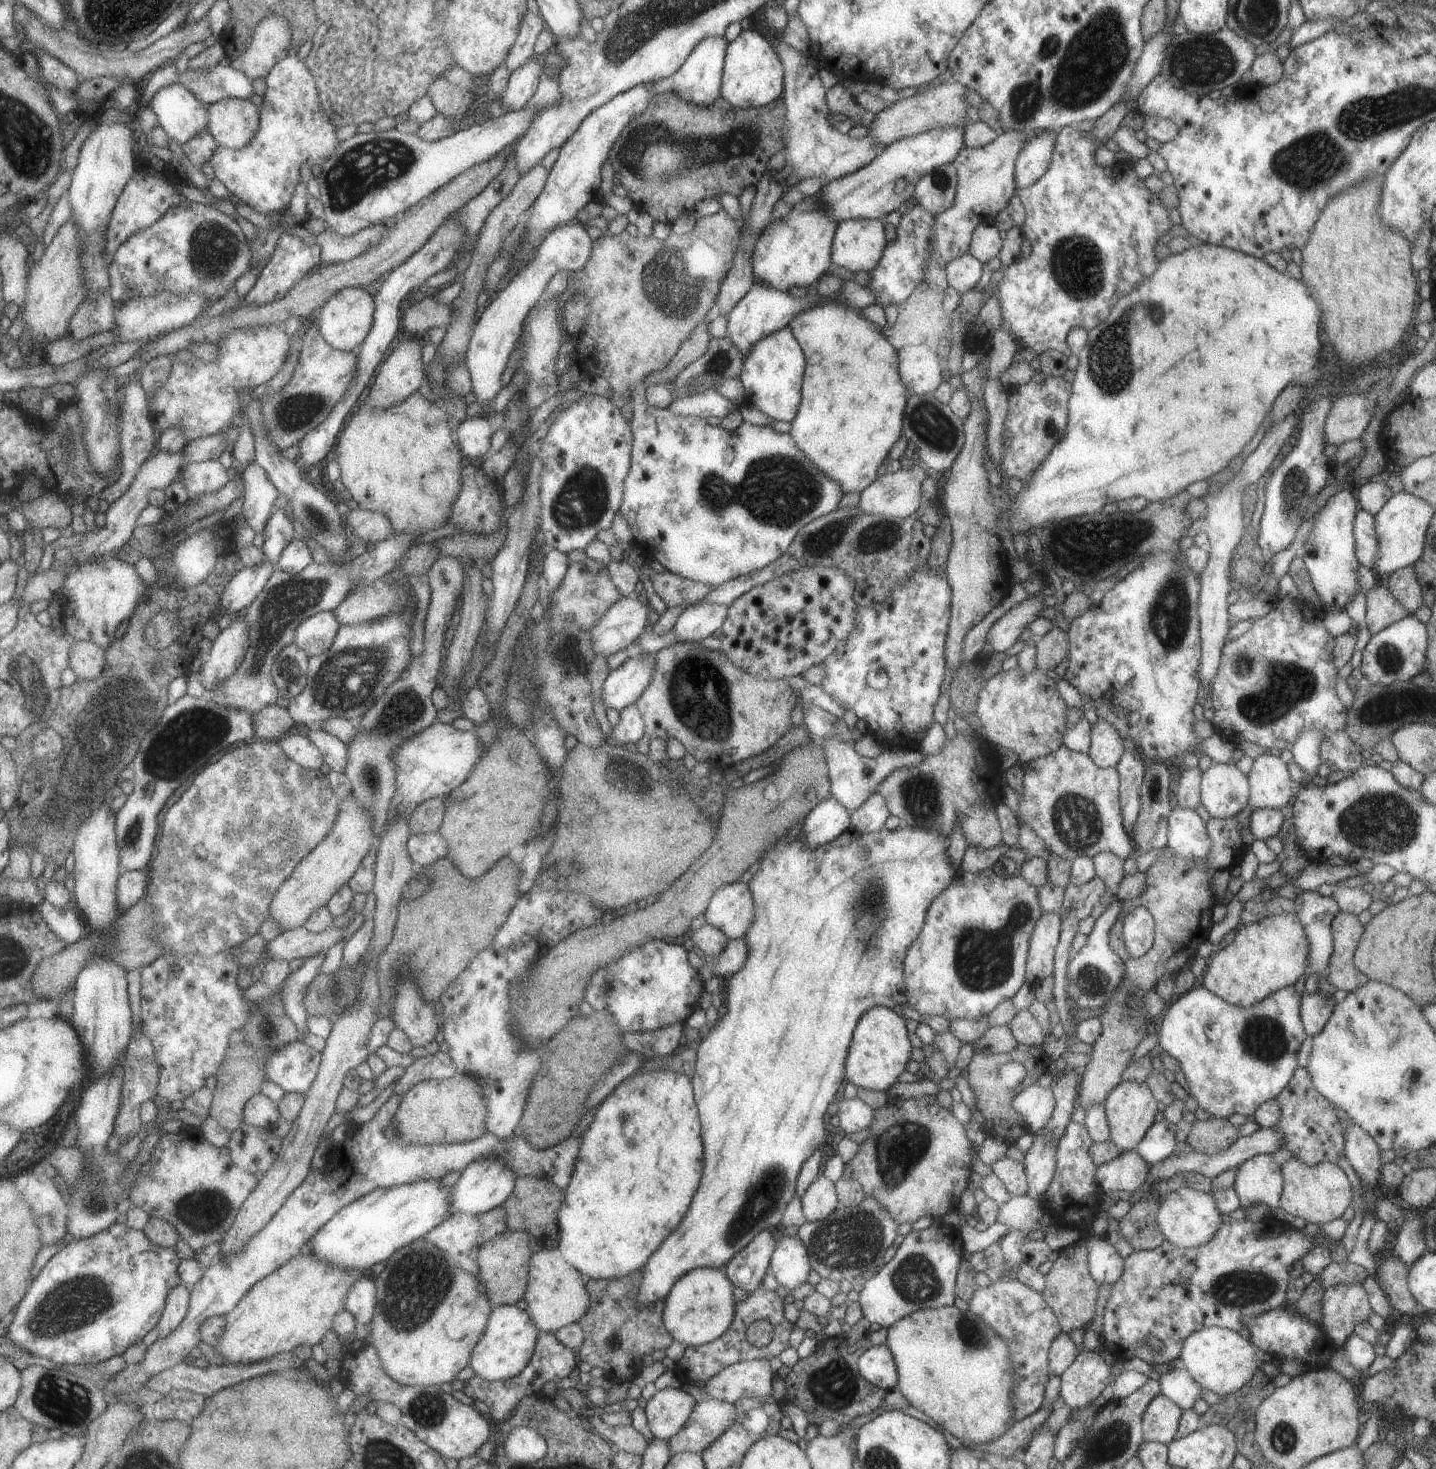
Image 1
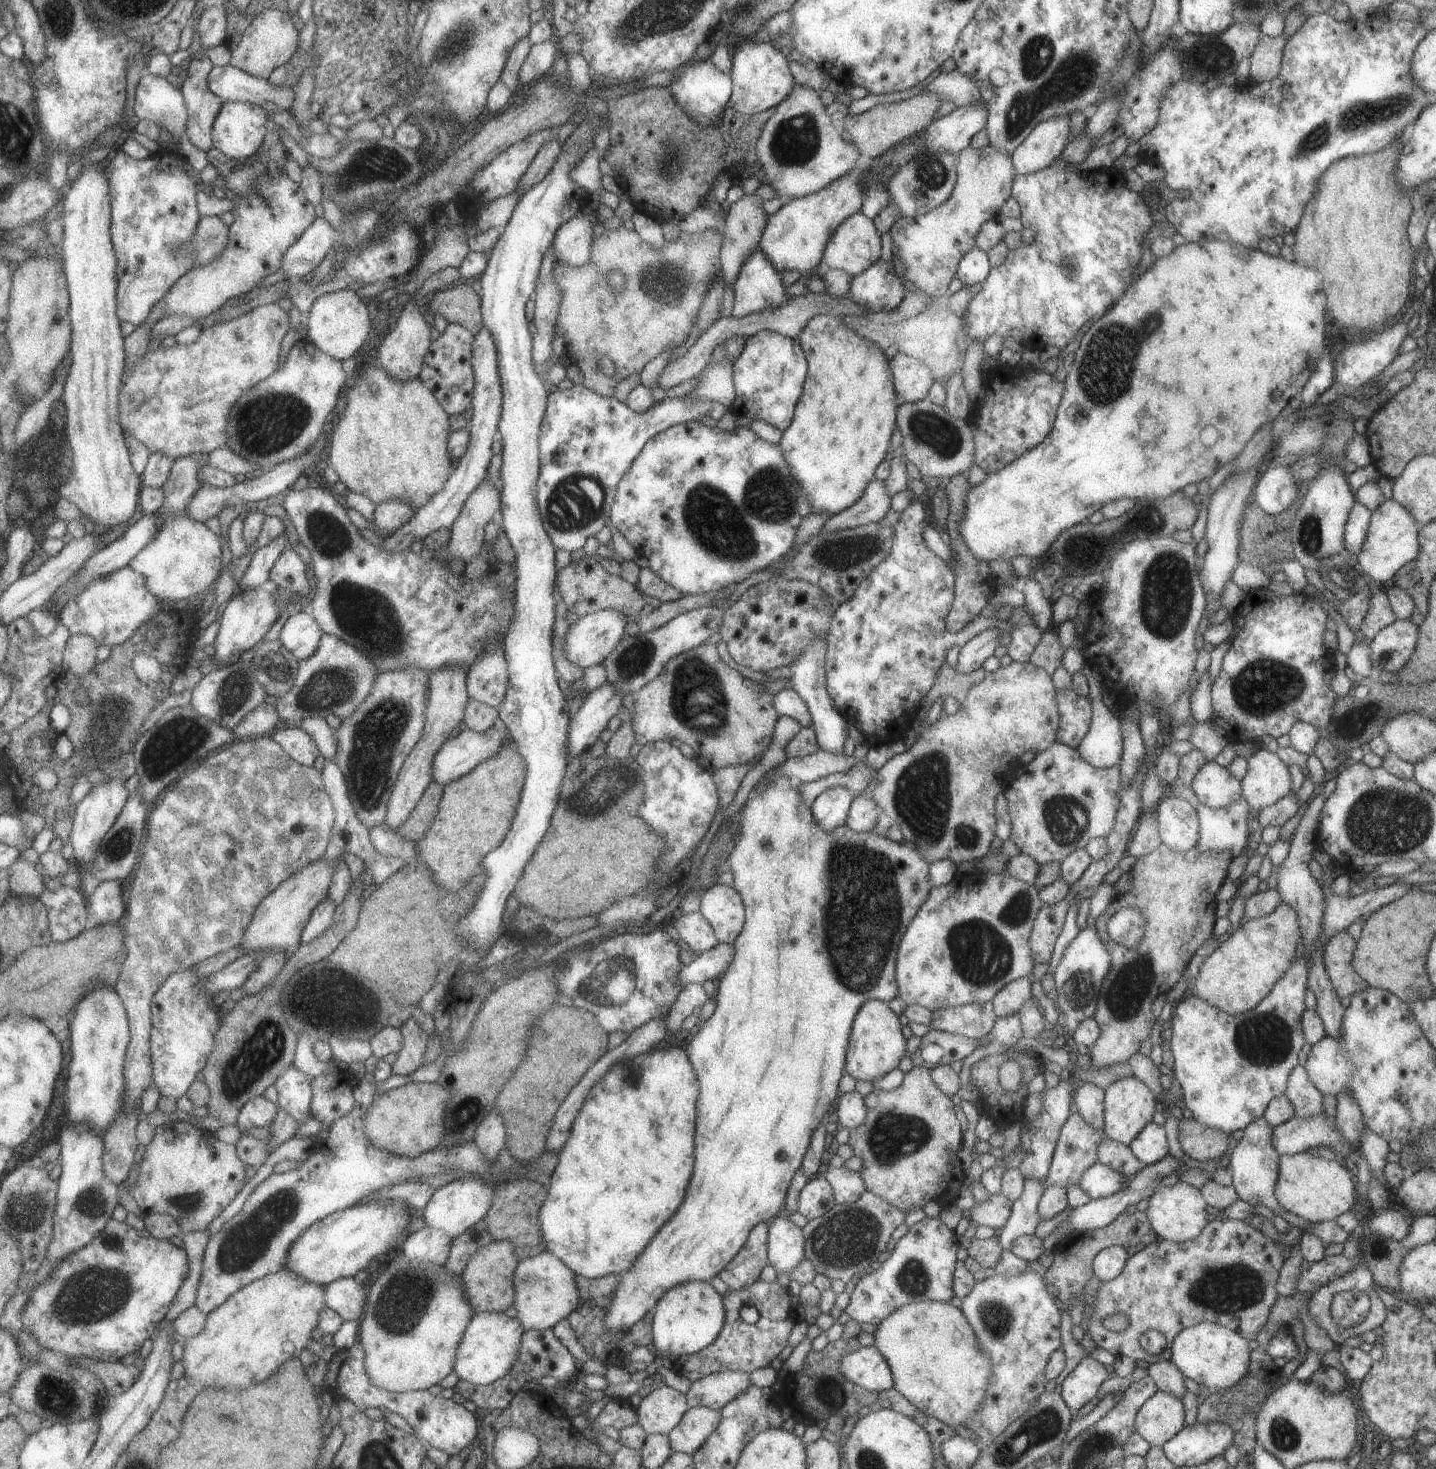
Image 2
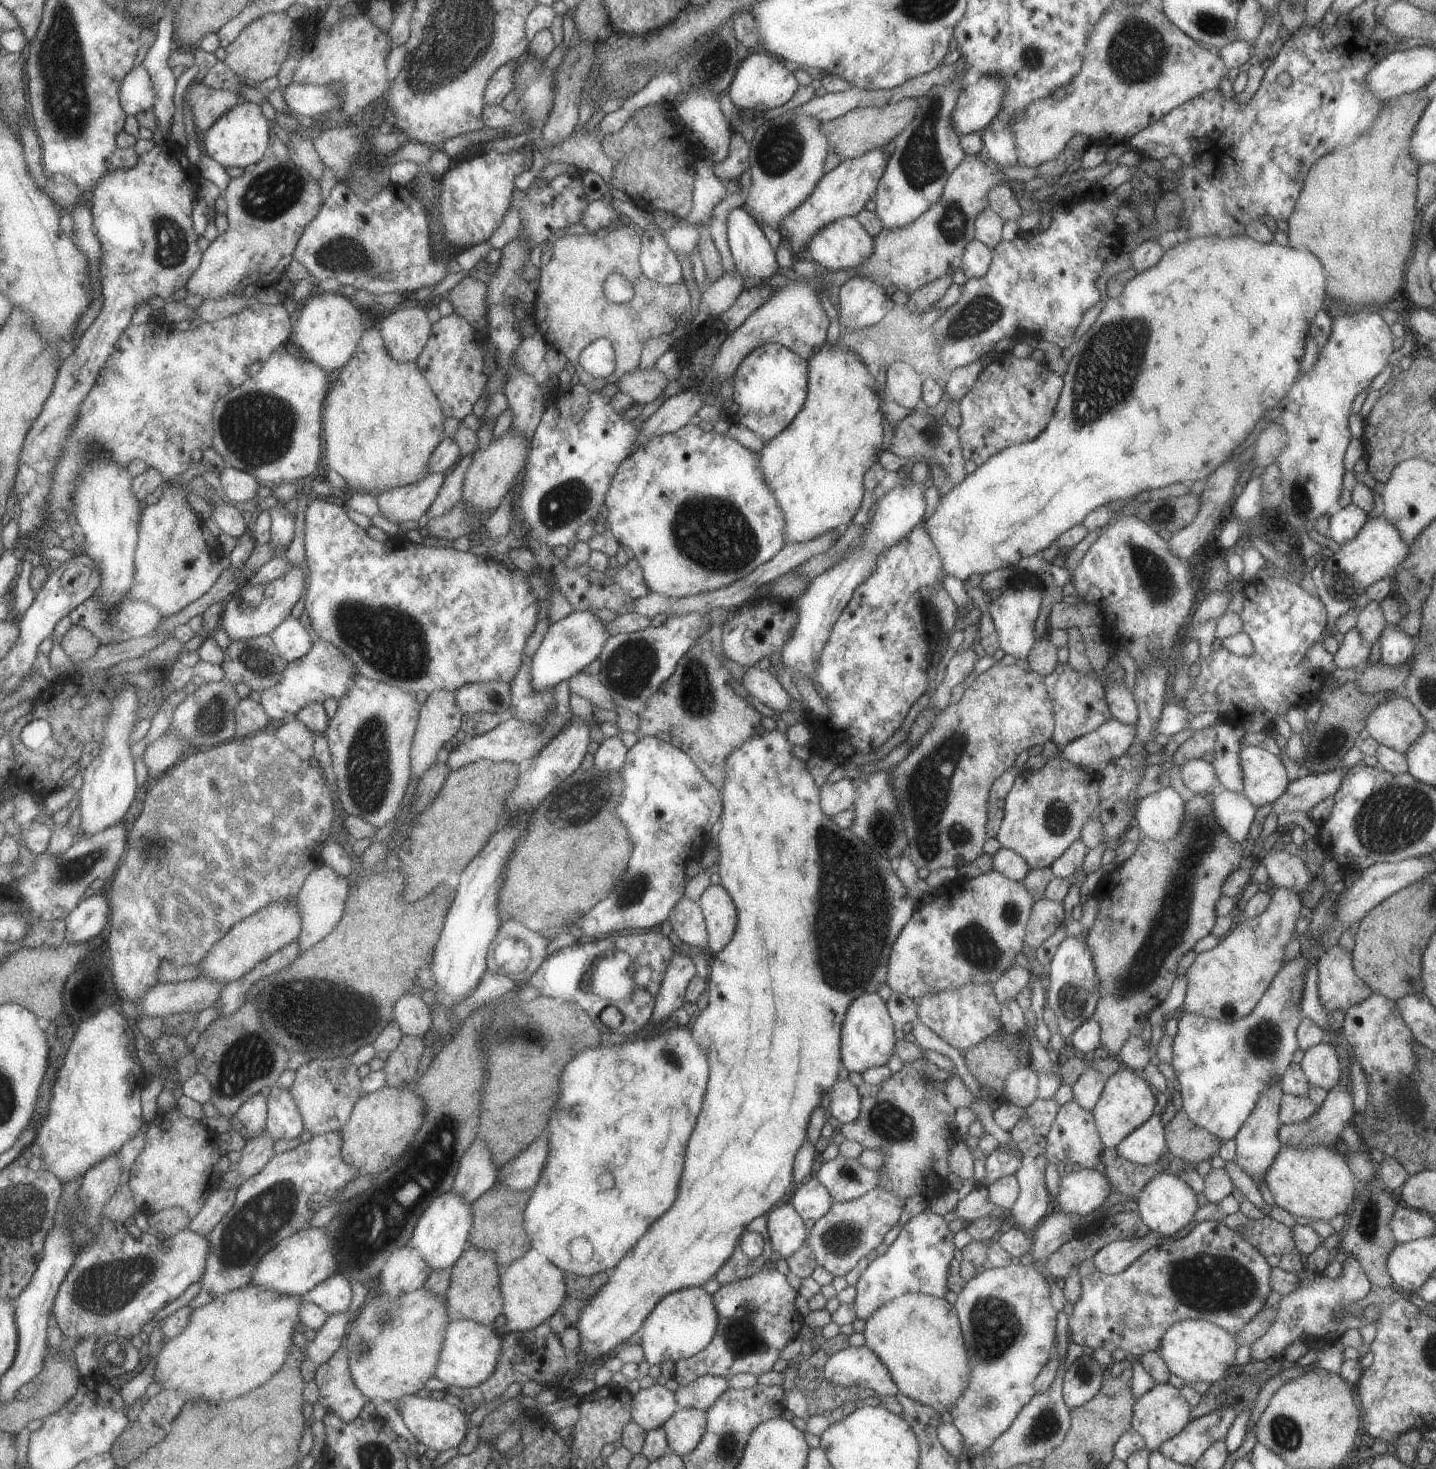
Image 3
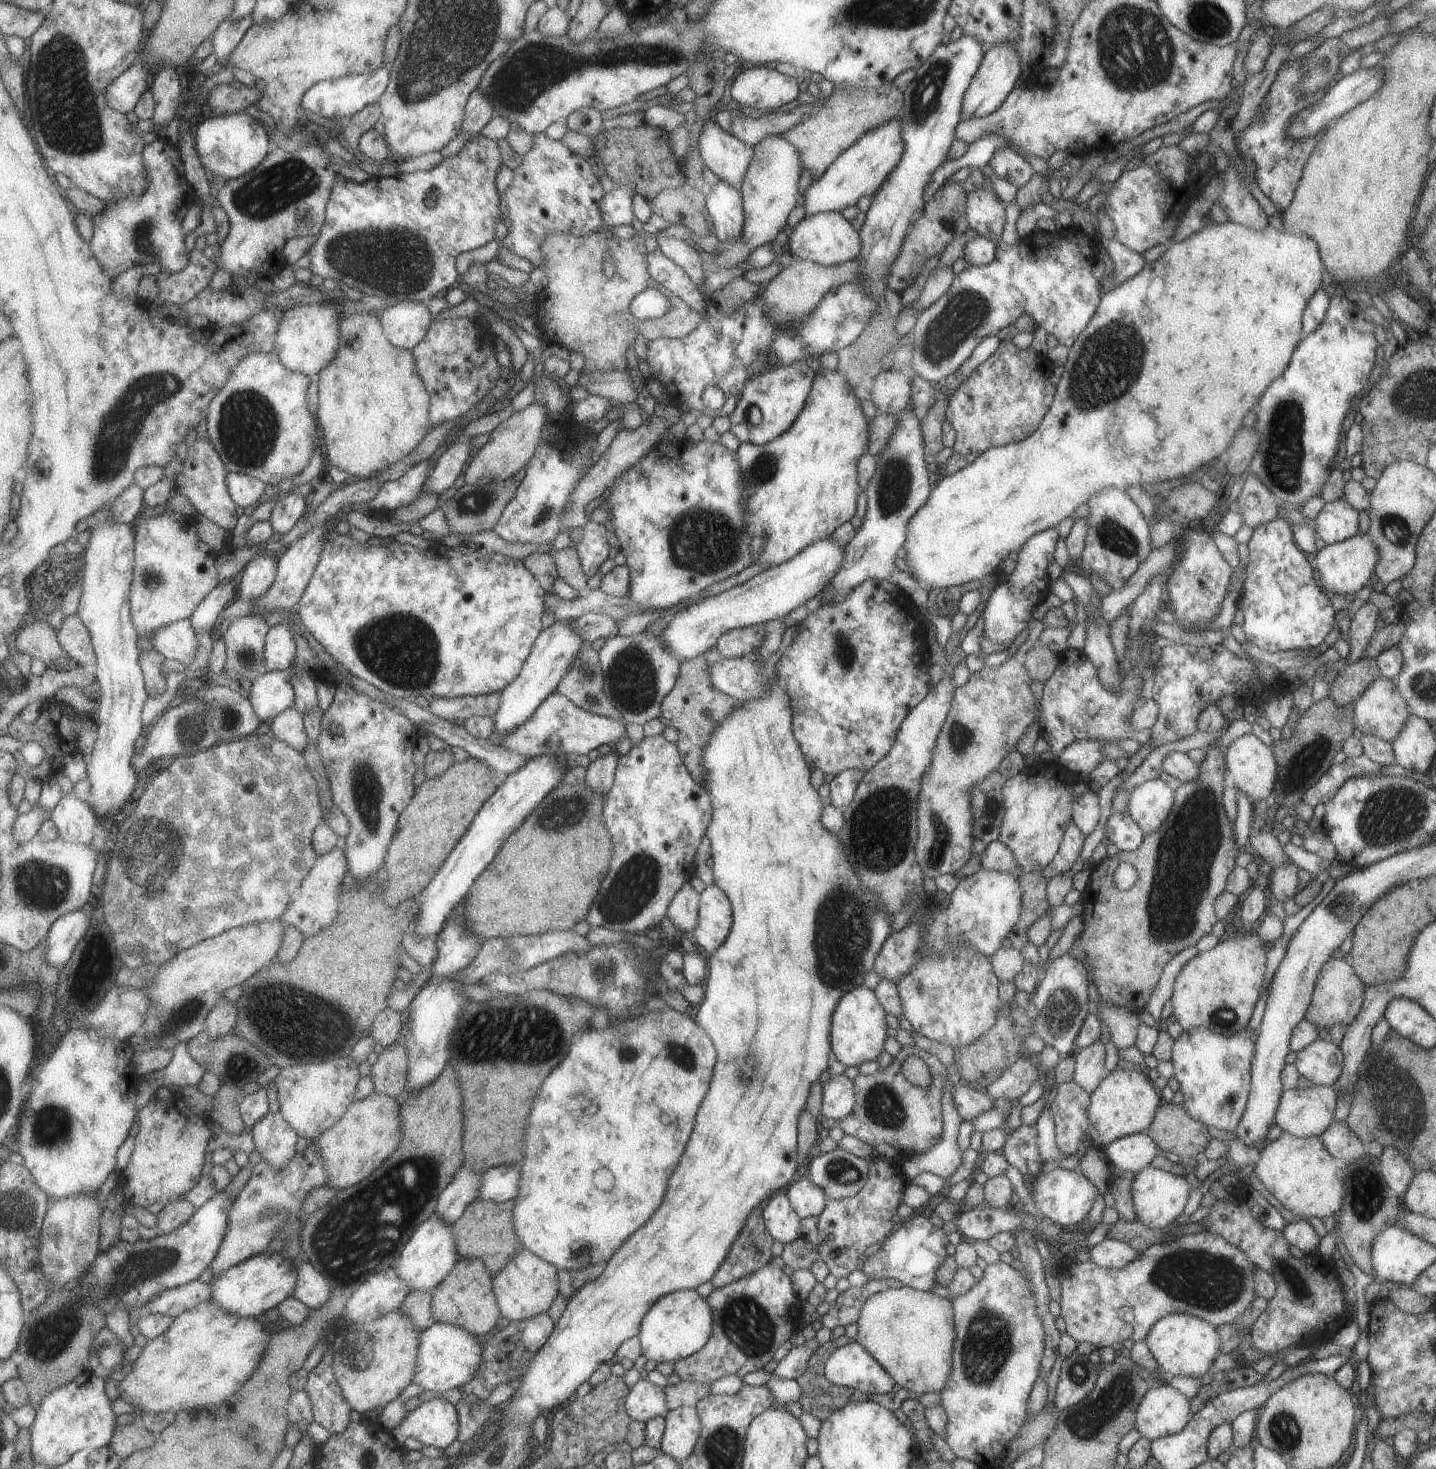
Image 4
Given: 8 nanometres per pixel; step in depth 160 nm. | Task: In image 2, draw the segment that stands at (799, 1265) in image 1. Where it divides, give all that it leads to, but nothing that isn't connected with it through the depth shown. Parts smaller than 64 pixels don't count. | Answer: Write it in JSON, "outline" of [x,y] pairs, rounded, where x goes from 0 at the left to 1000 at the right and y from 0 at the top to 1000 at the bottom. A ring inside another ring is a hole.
{"outline":[[[547,826],[535,833],[533,856],[541,867],[550,866],[560,857],[560,843],[558,837]]]}

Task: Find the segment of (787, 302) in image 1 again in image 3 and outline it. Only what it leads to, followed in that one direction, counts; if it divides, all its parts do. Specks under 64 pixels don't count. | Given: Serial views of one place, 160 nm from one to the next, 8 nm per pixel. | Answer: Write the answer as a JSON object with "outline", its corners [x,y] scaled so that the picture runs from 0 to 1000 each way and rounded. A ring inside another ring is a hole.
{"outline":[[[516,141],[506,144],[506,148],[507,169],[511,178],[511,184],[517,190],[517,196],[522,197],[523,195],[534,194],[532,193],[532,191],[540,188],[542,182],[540,178],[540,172],[531,160],[529,154]]]}

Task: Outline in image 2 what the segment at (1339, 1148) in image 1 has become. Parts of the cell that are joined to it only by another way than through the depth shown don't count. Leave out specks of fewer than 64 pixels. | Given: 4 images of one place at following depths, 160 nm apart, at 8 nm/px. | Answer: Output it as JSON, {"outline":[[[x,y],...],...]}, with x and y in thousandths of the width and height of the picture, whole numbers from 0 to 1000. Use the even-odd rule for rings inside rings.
{"outline":[[[902,725],[898,730],[894,745],[900,752],[901,760],[906,761],[914,760],[921,758],[920,748],[921,745],[912,735],[908,726]]]}

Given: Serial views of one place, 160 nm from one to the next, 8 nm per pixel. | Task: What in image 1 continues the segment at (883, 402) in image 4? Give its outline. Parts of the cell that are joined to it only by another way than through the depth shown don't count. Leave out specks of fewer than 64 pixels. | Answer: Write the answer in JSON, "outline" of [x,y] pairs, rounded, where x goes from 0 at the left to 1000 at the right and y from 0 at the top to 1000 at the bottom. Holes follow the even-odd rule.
{"outline":[[[630,235],[625,241],[625,254],[634,269],[649,268],[659,257],[653,242],[644,235]]]}

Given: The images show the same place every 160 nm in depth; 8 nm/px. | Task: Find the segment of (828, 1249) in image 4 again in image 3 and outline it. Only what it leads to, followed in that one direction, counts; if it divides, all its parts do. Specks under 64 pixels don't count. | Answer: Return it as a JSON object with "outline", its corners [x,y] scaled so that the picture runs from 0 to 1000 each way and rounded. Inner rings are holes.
{"outline":[[[610,807],[593,818],[579,818],[577,824],[568,830],[565,836],[562,837],[561,846],[565,850],[569,861],[579,867],[580,870],[588,869],[601,855],[606,856],[608,854],[608,851],[625,833],[629,824],[629,816]]]}

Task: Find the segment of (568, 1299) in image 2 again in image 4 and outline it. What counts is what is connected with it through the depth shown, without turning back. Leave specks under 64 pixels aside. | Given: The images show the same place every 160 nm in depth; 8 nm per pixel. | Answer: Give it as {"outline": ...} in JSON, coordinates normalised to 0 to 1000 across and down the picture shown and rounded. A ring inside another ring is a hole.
{"outline":[[[363,850],[344,869],[344,882],[354,899],[364,899],[380,894],[389,882],[387,862],[380,859],[369,851]]]}

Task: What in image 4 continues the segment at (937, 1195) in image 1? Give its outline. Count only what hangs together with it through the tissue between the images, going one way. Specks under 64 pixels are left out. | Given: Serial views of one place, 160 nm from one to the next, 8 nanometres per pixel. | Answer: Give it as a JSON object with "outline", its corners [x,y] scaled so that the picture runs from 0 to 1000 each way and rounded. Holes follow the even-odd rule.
{"outline":[[[627,712],[627,715],[621,719],[619,726],[612,727],[607,732],[598,730],[594,735],[595,752],[593,757],[582,766],[588,773],[593,773],[605,780],[612,778],[623,779],[625,783],[634,784],[636,787],[643,786],[655,775],[656,770],[655,745],[657,738],[663,735],[659,726],[654,723],[652,718],[645,716],[639,712]],[[632,719],[641,720],[649,731],[649,739],[641,741],[632,737],[627,730],[627,724]]]}

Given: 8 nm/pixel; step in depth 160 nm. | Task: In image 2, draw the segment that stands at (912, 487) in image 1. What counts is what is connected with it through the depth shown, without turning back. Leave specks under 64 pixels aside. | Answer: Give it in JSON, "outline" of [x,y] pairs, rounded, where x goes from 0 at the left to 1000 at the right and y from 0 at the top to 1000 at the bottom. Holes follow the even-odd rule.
{"outline":[[[608,325],[601,333],[601,336],[593,344],[579,351],[574,355],[572,361],[577,363],[614,355],[620,346],[620,339],[615,327]]]}

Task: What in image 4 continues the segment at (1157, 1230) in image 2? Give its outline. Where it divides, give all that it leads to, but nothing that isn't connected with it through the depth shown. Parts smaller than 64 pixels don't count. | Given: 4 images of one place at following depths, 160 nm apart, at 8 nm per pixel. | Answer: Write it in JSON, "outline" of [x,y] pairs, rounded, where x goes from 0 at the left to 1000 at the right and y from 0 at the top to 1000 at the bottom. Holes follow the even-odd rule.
{"outline":[[[801,792],[790,800],[787,813],[792,830],[801,837],[810,837],[815,835],[827,818],[827,813],[829,809],[828,803],[802,794]]]}

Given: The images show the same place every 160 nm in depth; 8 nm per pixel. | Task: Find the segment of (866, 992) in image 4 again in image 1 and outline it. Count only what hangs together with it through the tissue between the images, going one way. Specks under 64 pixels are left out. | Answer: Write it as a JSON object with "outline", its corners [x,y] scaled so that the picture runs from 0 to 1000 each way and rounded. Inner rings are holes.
{"outline":[[[616,686],[603,688],[597,695],[588,723],[588,734],[596,741],[617,743],[625,737],[633,722],[634,711],[628,690]]]}

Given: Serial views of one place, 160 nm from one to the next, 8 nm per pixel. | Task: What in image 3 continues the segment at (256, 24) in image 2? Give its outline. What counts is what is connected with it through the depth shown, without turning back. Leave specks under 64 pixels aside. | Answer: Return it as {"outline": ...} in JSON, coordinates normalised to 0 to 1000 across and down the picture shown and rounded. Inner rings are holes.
{"outline":[[[198,7],[178,12],[169,20],[164,29],[157,33],[157,42],[171,54],[185,56],[189,52],[193,52],[201,38],[204,22],[210,15],[203,14]]]}

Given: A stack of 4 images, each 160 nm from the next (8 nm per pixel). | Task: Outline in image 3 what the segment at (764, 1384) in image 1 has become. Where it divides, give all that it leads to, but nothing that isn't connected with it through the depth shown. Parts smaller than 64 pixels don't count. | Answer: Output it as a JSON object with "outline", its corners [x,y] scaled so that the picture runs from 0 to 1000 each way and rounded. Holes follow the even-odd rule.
{"outline":[[[490,936],[483,941],[473,943],[469,948],[471,955],[474,959],[492,961],[496,954],[507,945],[507,939],[505,937]]]}

